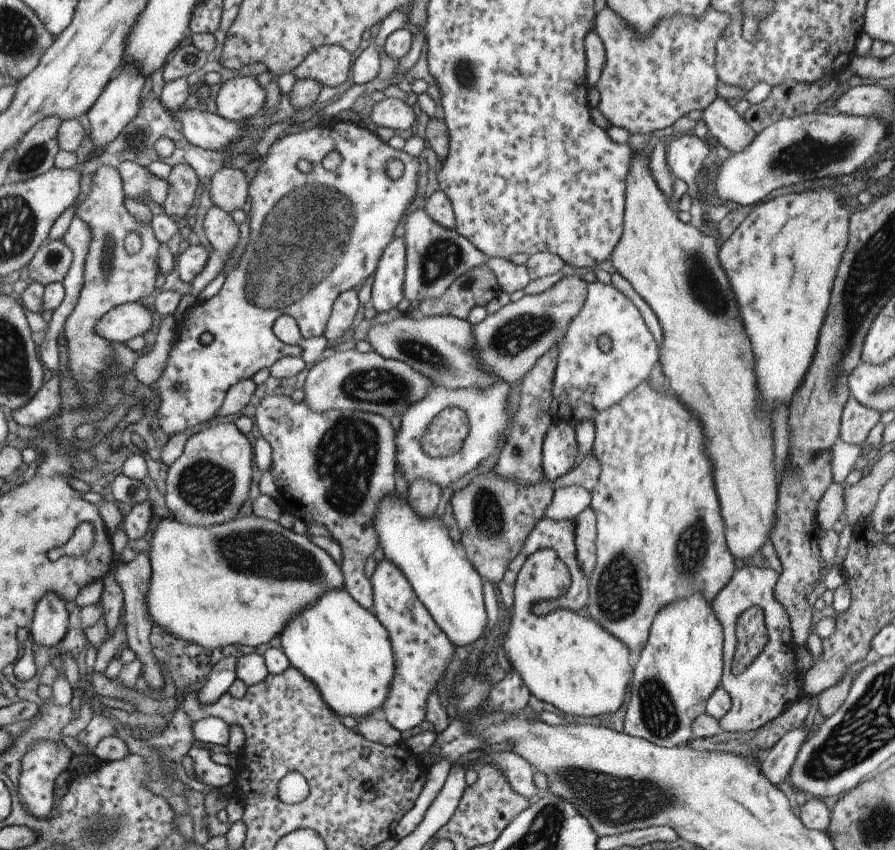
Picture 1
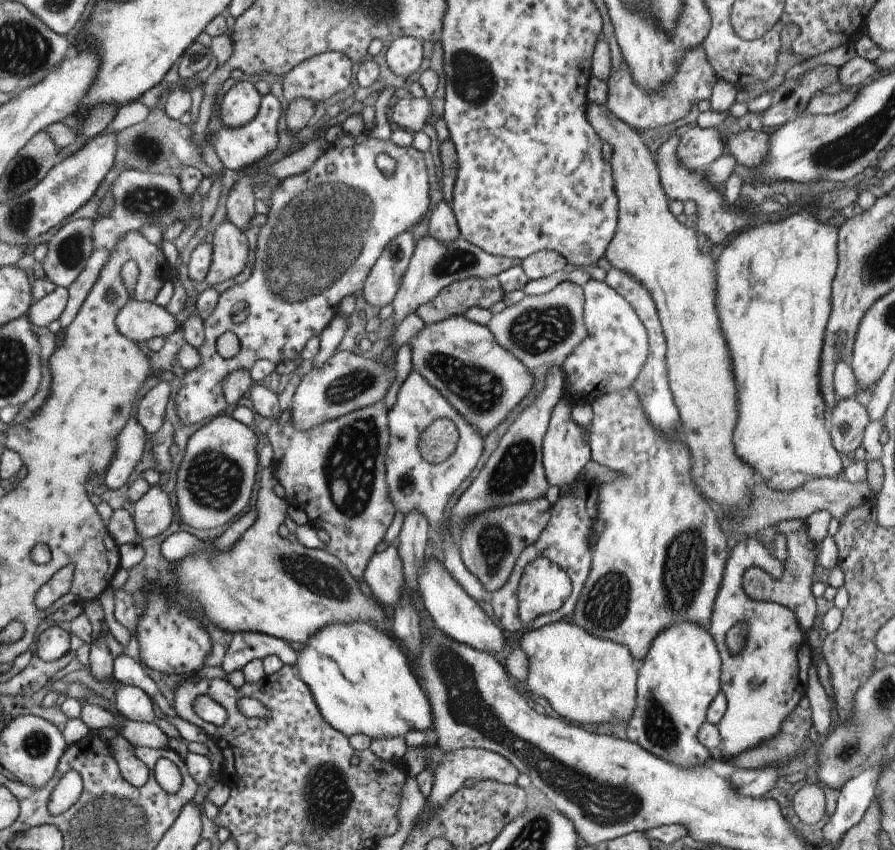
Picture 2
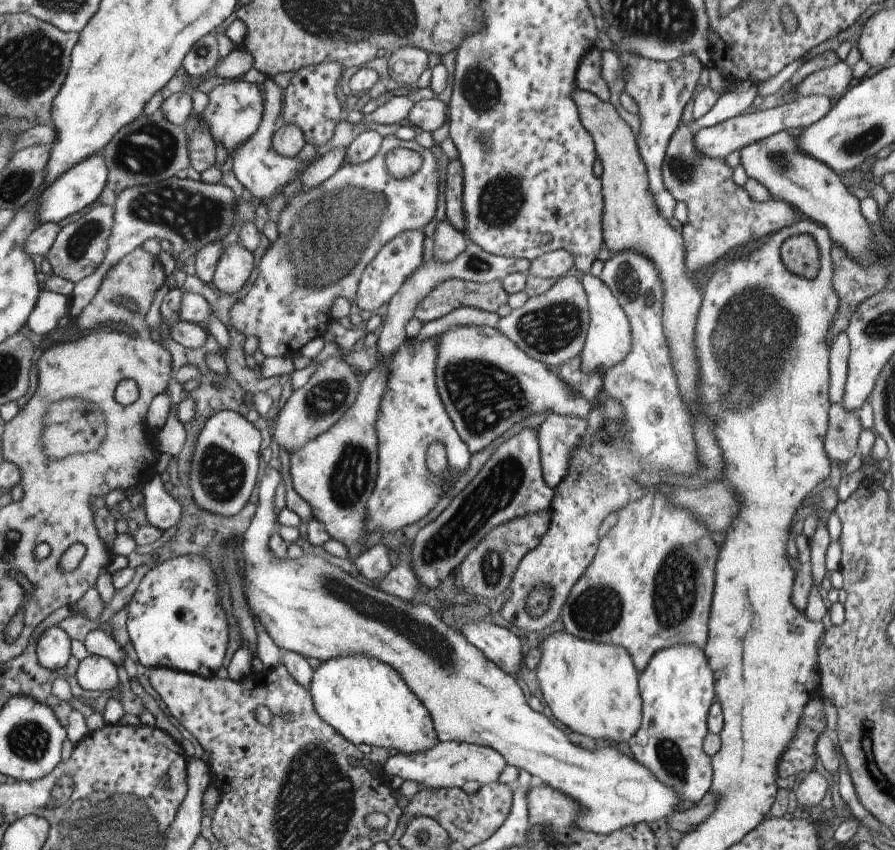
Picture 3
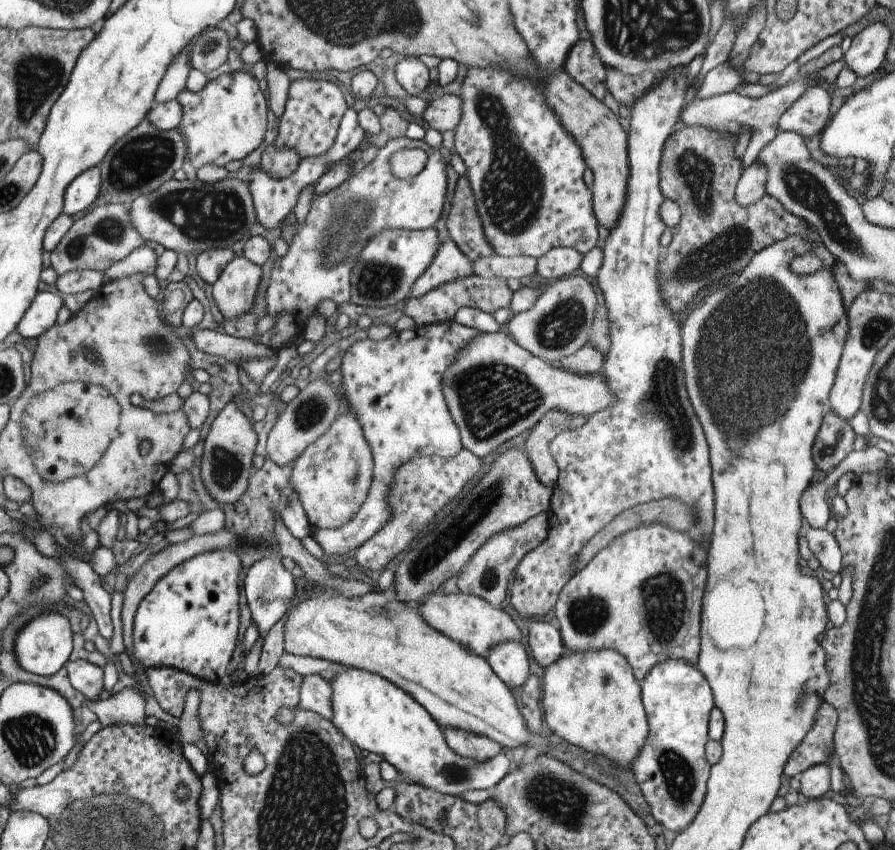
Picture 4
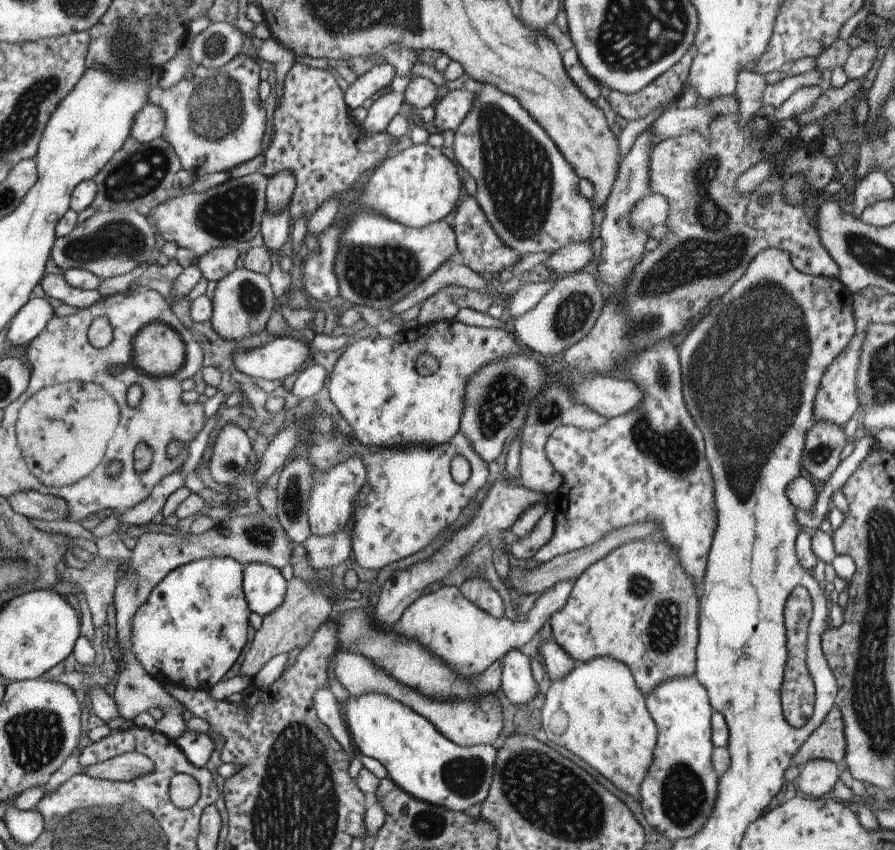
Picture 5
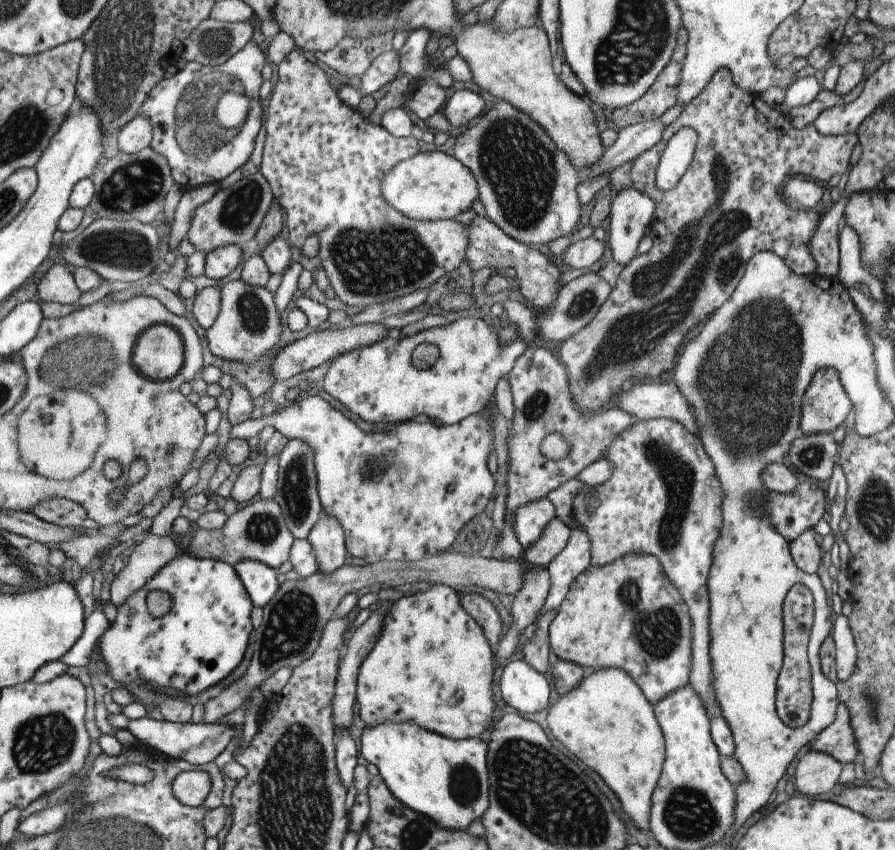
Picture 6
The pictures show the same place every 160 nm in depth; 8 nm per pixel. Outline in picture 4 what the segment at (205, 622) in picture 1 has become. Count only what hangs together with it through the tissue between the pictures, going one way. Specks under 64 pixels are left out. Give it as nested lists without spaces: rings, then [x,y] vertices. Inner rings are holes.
[[[331,590],[314,597],[295,592],[287,602],[286,622],[283,626],[283,652],[293,656],[321,658],[345,667],[354,667],[379,674],[387,682],[395,684],[403,692],[409,694],[419,706],[433,718],[443,732],[445,728],[455,728],[463,732],[471,732],[477,736],[485,736],[497,742],[501,748],[513,750],[525,746],[526,756],[545,754],[547,740],[541,738],[541,732],[531,734],[523,722],[523,716],[517,708],[511,690],[491,671],[491,666],[481,656],[469,654],[461,644],[450,640],[447,636],[433,630],[417,612],[414,604],[399,602],[394,592],[379,590],[364,596],[344,597]]]

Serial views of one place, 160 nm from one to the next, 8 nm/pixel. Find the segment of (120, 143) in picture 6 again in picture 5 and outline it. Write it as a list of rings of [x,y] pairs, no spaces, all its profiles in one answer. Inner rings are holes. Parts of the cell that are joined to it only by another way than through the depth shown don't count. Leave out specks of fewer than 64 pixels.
[[[147,103],[135,113],[128,136],[139,142],[149,142],[149,140],[161,136],[163,125],[162,111],[155,105]]]

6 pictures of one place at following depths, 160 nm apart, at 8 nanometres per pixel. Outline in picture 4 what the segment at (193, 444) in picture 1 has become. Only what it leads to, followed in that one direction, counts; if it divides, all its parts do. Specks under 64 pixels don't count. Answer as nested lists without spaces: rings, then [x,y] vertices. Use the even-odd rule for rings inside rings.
[[[229,400],[211,422],[203,442],[199,476],[211,500],[221,504],[237,504],[253,471],[252,457],[256,443],[257,436],[251,424],[234,402]]]

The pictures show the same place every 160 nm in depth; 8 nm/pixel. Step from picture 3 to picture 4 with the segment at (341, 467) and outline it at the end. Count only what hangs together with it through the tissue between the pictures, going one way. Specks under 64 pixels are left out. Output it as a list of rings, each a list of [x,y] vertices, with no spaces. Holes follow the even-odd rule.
[[[347,410],[292,463],[288,481],[299,498],[310,527],[337,529],[352,520],[365,501],[373,468],[371,450],[363,439],[359,420]]]

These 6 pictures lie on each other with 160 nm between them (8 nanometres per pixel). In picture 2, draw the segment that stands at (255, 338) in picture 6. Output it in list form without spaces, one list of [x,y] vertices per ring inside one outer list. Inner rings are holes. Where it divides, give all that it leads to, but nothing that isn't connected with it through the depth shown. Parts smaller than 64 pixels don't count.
[[[225,220],[215,227],[210,265],[204,278],[207,284],[219,284],[237,276],[247,264],[245,235]]]

